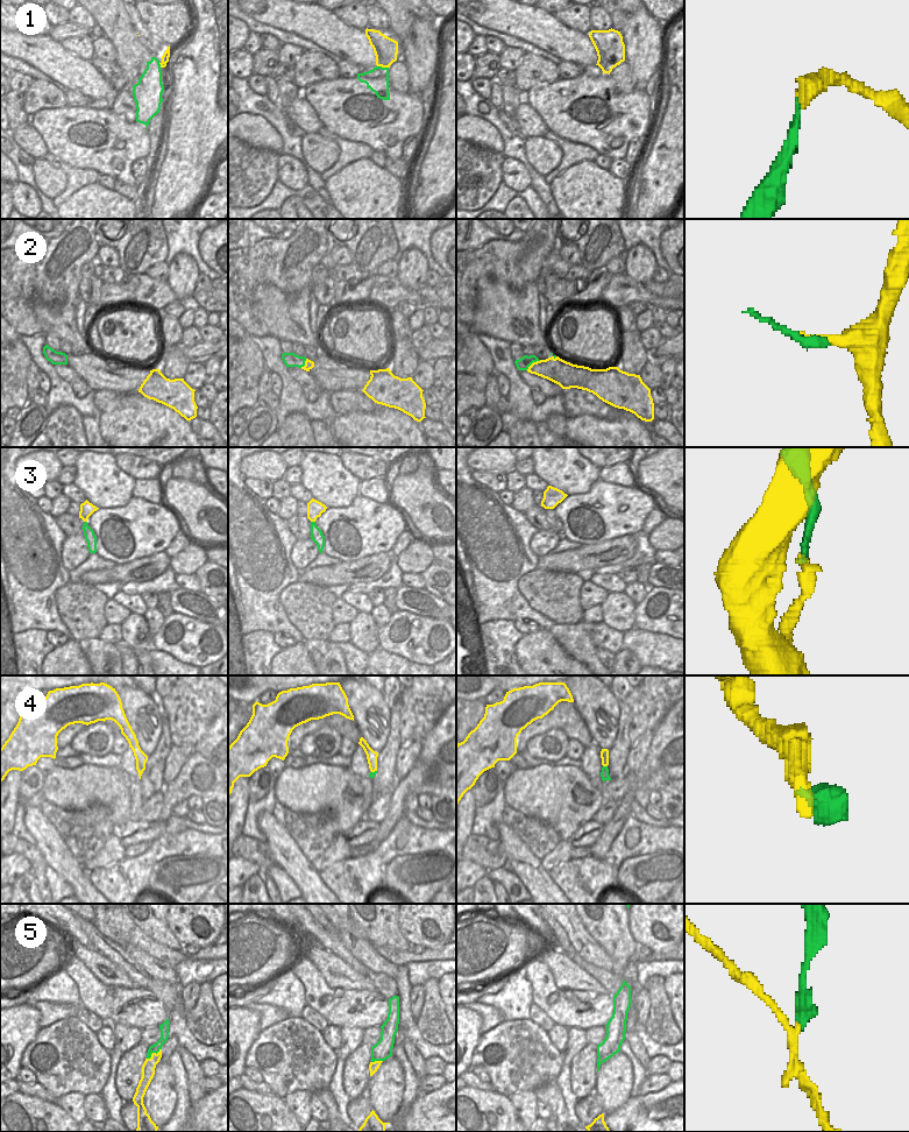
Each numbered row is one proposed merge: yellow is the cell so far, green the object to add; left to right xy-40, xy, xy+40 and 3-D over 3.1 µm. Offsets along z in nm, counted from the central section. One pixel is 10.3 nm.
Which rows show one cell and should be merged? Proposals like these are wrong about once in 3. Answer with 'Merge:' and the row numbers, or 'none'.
Merge: 2, 4

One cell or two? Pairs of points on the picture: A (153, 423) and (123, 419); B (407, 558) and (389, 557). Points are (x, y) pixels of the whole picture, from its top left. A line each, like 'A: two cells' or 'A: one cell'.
A: one cell
B: two cells

